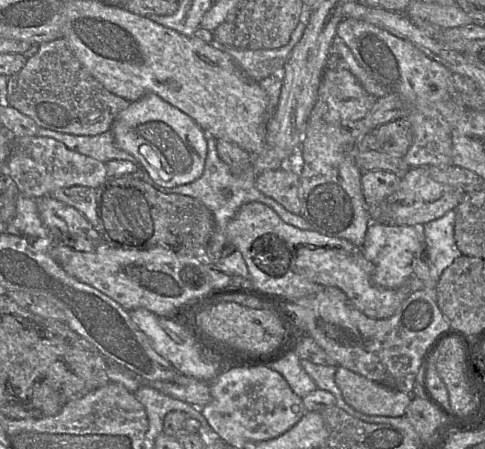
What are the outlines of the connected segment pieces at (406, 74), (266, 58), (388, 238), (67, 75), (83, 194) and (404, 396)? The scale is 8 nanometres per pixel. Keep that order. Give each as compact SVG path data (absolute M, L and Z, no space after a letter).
M343 18L336 36L351 50L361 68L384 88L386 95L397 94L403 101L403 118L411 133L411 144L404 155L407 165L410 168L453 165L452 131L468 109L455 88L452 73L412 43L365 21Z
M293 34L287 45L272 50L239 50L224 48L244 73L256 82L279 75L291 53Z
M371 222L367 226L363 242L363 253L372 265L371 281L374 285L395 289L410 283L413 274L413 263L418 256L424 256L425 238L423 225L384 225Z
M60 37L39 45L39 51L27 60L24 67L8 77L6 103L30 117L42 129L78 136L95 136L109 131L117 115L131 102L109 92L80 63L67 41Z
M71 186L58 188L50 195L54 199L77 209L96 229L98 223L96 189L87 186Z
M342 366L337 368L335 382L345 402L367 415L403 416L413 398L411 393L394 390Z

